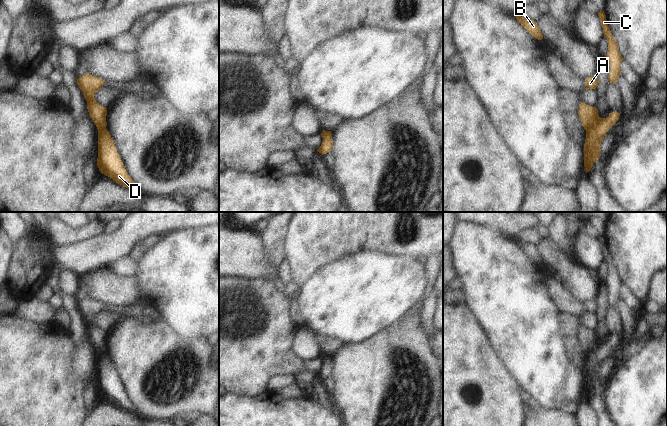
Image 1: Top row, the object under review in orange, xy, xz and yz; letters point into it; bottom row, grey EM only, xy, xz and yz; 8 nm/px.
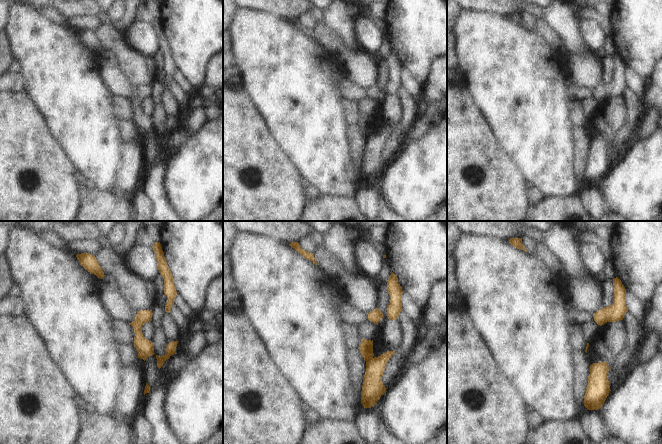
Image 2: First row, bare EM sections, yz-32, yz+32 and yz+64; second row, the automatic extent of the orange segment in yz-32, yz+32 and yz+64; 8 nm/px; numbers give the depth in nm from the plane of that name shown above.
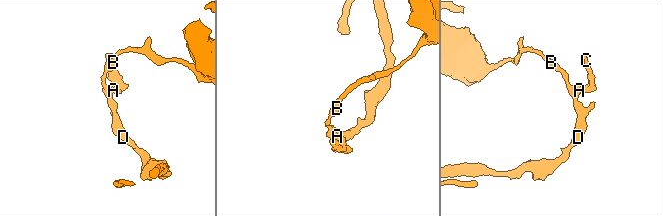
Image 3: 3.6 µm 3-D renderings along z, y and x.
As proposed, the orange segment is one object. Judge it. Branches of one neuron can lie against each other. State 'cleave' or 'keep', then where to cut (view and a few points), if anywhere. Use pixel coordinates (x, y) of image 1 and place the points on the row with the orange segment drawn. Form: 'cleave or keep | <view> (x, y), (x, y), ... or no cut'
cleave | yz (599, 117), (586, 130)

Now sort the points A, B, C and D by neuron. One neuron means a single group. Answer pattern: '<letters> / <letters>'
A B C / D

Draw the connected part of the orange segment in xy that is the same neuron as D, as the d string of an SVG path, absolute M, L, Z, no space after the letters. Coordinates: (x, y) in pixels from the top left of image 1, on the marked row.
M106 128L98 129L97 166L102 174L110 177L116 183L140 193L136 183L127 173L115 143Z

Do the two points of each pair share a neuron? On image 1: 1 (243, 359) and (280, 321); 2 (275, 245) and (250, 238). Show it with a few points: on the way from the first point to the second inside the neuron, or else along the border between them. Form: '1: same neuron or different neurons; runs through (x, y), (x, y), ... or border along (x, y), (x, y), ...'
1: same neuron; runs through (251, 350), (271, 330)
2: different neurons; border along (258, 233), (264, 254), (271, 264)

